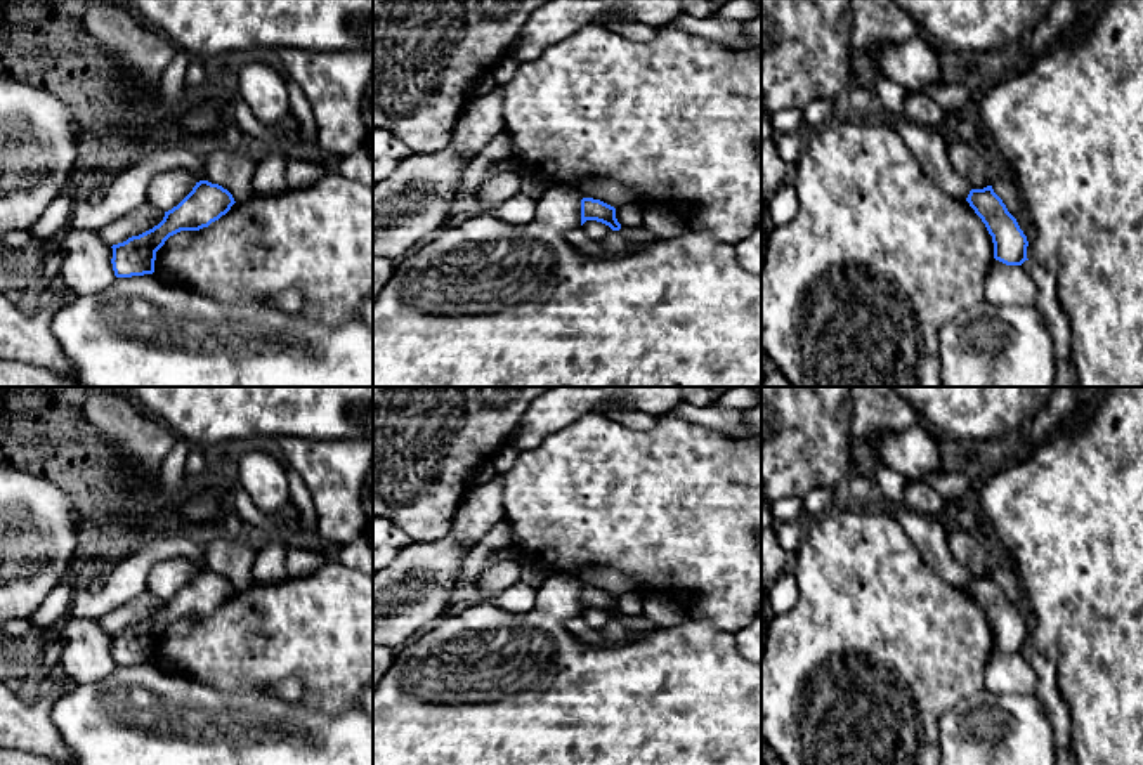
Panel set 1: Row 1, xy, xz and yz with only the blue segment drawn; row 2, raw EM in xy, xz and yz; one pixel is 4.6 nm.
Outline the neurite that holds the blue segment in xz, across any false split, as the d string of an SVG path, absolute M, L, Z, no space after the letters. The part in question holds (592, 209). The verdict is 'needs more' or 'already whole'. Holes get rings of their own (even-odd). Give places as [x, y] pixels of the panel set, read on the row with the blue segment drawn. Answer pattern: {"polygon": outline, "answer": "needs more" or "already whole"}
{"polygon": "M593 198L581 199L581 226L586 220L597 220L609 226L612 231L619 231L621 224L616 219L616 208Z", "answer": "already whole"}

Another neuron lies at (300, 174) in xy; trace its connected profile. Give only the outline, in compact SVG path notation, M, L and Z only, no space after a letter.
M293 160L286 167L286 186L288 189L304 189L321 180L330 170L331 163L321 160Z

